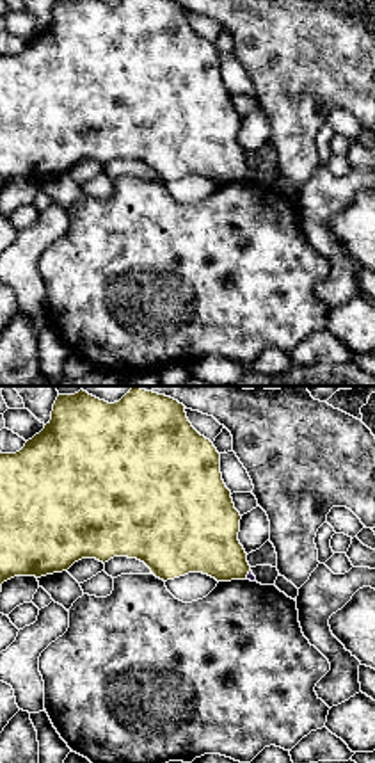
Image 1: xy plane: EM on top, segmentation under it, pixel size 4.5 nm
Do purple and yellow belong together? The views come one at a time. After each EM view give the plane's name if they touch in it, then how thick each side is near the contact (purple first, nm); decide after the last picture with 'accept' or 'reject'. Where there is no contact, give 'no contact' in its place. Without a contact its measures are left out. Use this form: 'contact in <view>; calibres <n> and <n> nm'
contact in xy; calibres 40 and 280 nm

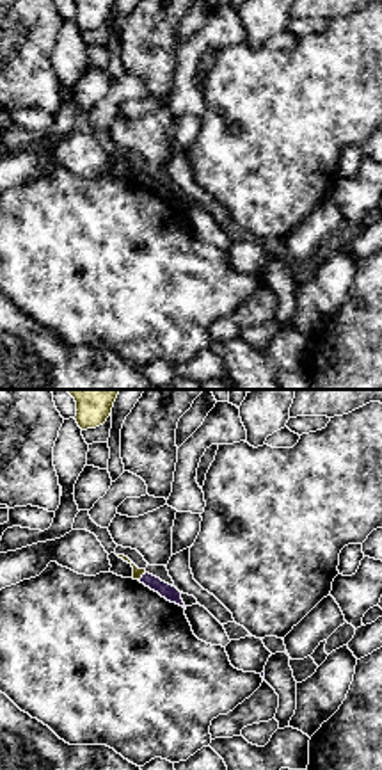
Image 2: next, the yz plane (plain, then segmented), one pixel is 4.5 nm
contact in yz; calibres 70 and 50 nm

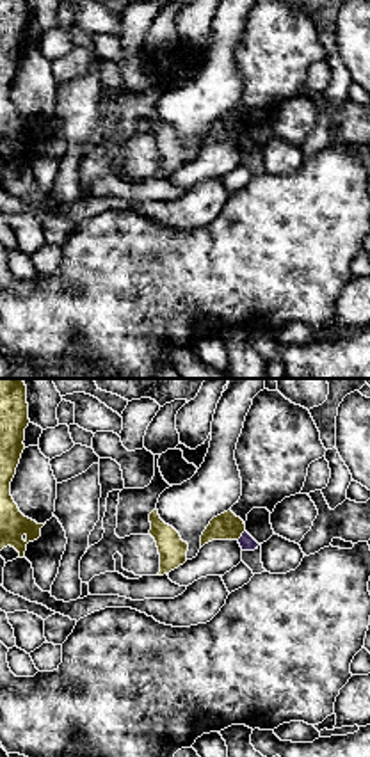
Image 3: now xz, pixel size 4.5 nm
contact in xz; calibres 70 and 130 nm

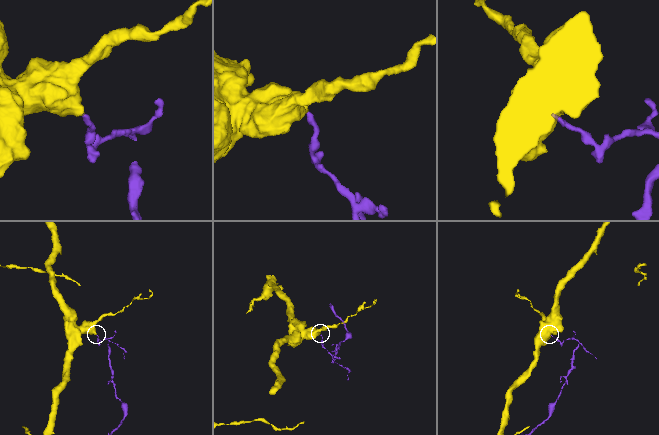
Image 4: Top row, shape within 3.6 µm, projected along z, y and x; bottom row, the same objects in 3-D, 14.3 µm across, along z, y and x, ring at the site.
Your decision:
reject

